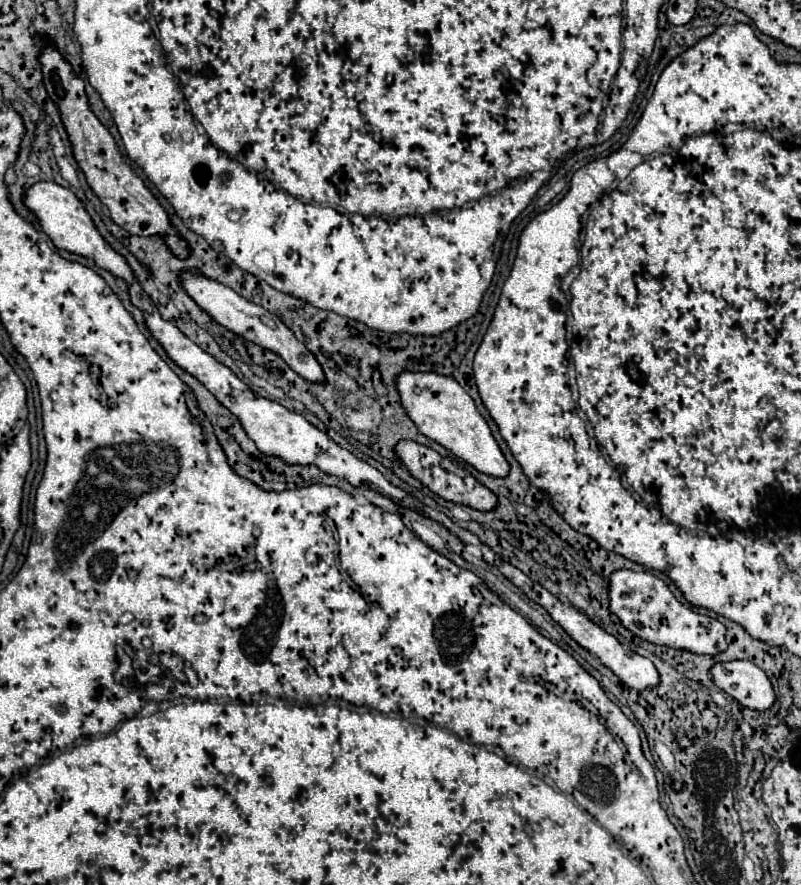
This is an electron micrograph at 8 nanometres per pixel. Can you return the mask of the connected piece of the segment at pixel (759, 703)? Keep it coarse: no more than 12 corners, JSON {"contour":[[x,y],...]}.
{"contour":[[752,661],[712,667],[716,687],[740,705],[766,711],[776,693]]}

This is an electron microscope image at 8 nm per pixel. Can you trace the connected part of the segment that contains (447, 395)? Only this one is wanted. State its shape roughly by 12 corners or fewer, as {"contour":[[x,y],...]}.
{"contour":[[402,371],[422,435],[480,473],[508,475],[488,423],[454,377]]}

